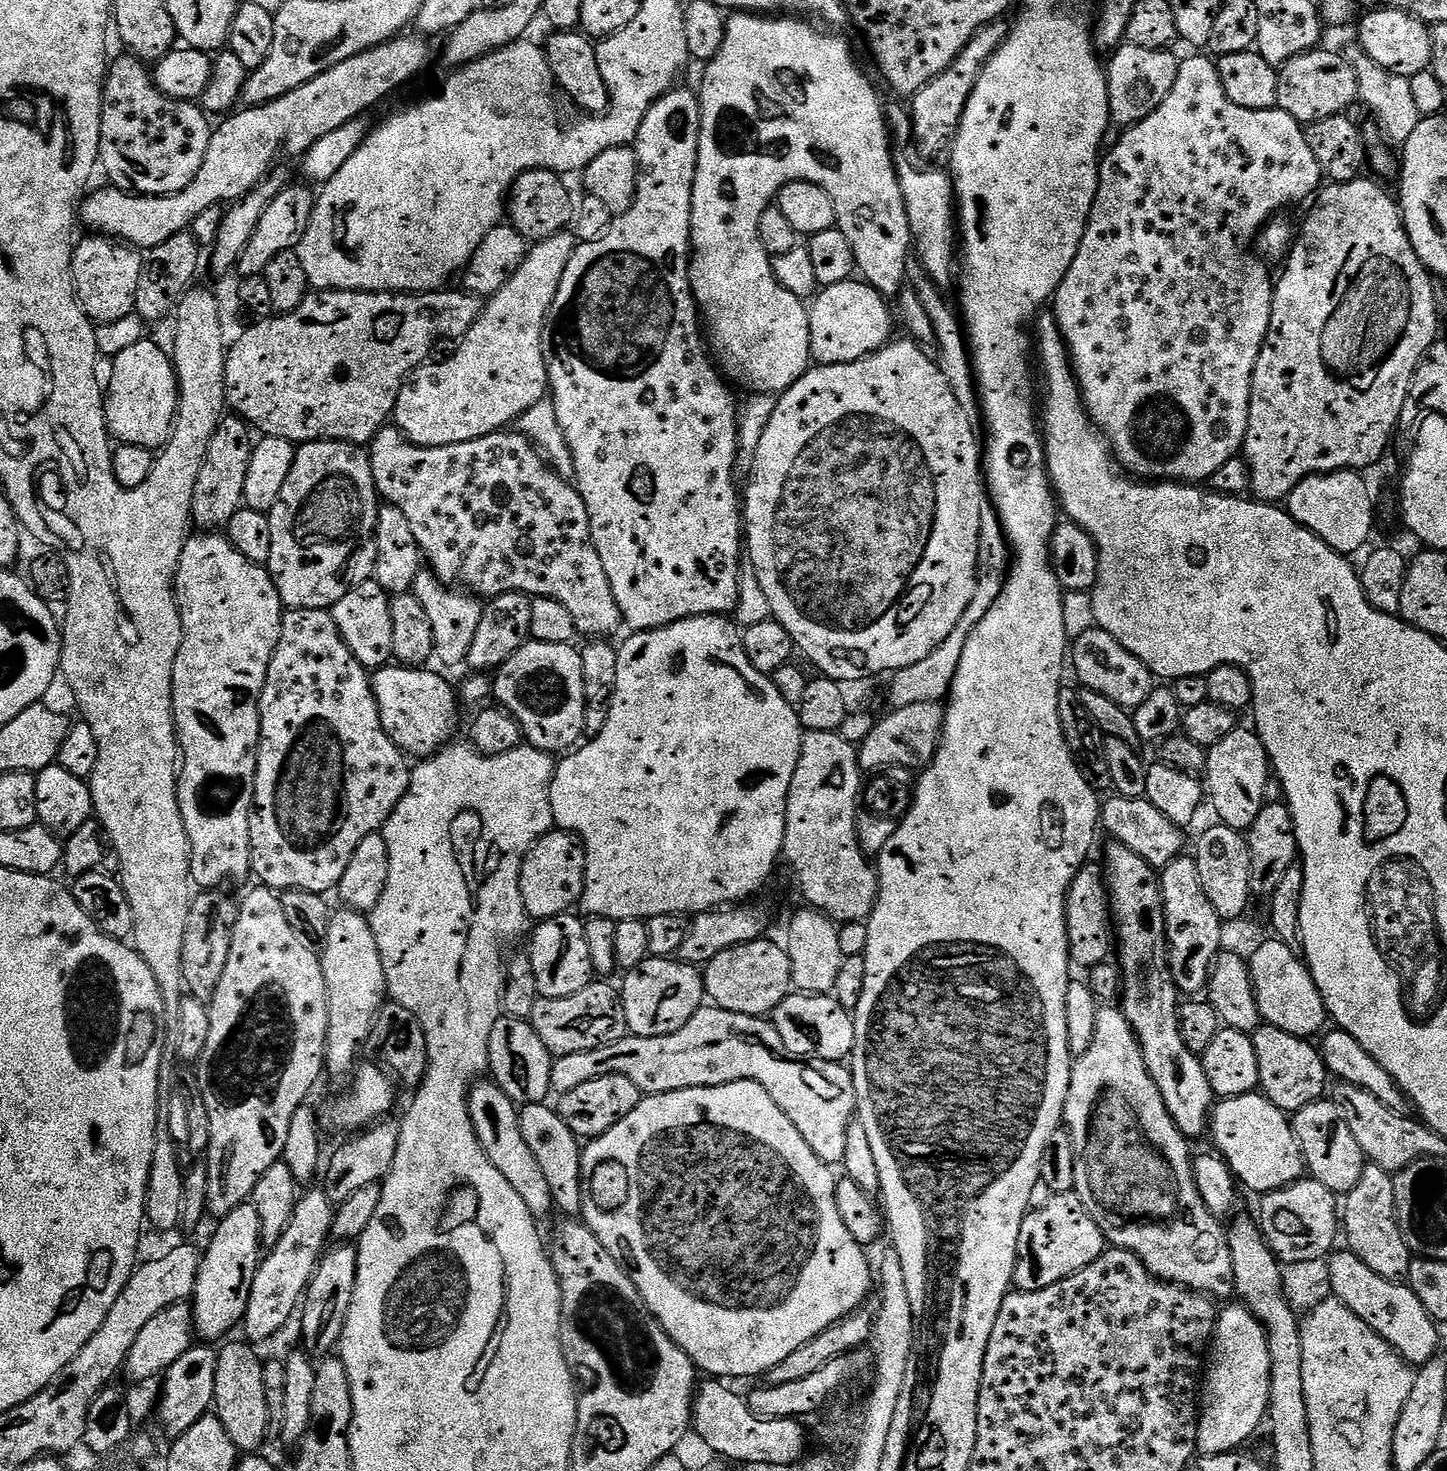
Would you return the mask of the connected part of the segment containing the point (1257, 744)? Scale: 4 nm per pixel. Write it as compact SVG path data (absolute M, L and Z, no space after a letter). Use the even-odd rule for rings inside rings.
M1237 726L1232 729L1230 734L1222 737L1213 748L1207 749L1208 761L1202 773L1206 781L1206 796L1212 800L1212 808L1216 811L1215 819L1224 824L1227 828L1246 830L1258 818L1258 814L1264 809L1262 794L1265 792L1266 782L1270 777L1270 761L1266 754L1266 746L1262 746L1259 736L1251 727L1243 728Z

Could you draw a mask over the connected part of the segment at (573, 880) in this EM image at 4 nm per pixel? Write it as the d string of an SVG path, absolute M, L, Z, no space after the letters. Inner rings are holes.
M563 830L547 832L536 841L522 862L520 889L524 909L536 922L571 913L580 903L585 878L584 845L571 832Z

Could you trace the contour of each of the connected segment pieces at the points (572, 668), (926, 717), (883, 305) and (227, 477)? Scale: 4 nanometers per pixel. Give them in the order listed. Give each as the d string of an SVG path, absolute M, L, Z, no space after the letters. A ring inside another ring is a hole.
M532 640L510 654L506 662L494 672L494 700L520 723L524 740L529 745L549 754L567 753L581 743L585 735L586 694L582 686L582 658L572 644L551 644Z
M938 700L917 702L901 708L893 707L889 716L877 719L872 725L870 734L866 734L866 738L860 741L858 755L861 769L865 773L876 774L881 770L892 770L888 768L916 768L915 770L927 768L932 763L936 748L940 744L940 731L944 728L944 709L945 705Z
M860 278L838 282L829 288L821 287L808 308L811 359L817 365L849 364L855 360L861 360L863 356L870 356L878 349L884 347L894 336L894 333L892 333L894 312L891 307L888 309L888 304L889 301L881 292L874 290Z
M235 414L221 419L214 430L214 438L206 450L202 470L198 470L198 482L194 482L192 499L192 524L200 530L227 529L230 518L244 504L246 470L250 470L250 458L254 447L254 432L247 420Z

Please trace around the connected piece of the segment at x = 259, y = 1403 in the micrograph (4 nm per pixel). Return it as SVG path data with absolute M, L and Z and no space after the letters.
M240 1340L233 1344L225 1343L225 1348L219 1349L218 1378L214 1378L212 1402L214 1414L222 1422L222 1426L226 1426L226 1434L230 1434L230 1442L234 1442L241 1453L252 1454L260 1450L264 1440L269 1439L266 1385L262 1382L264 1360L252 1349L255 1347L251 1343Z

